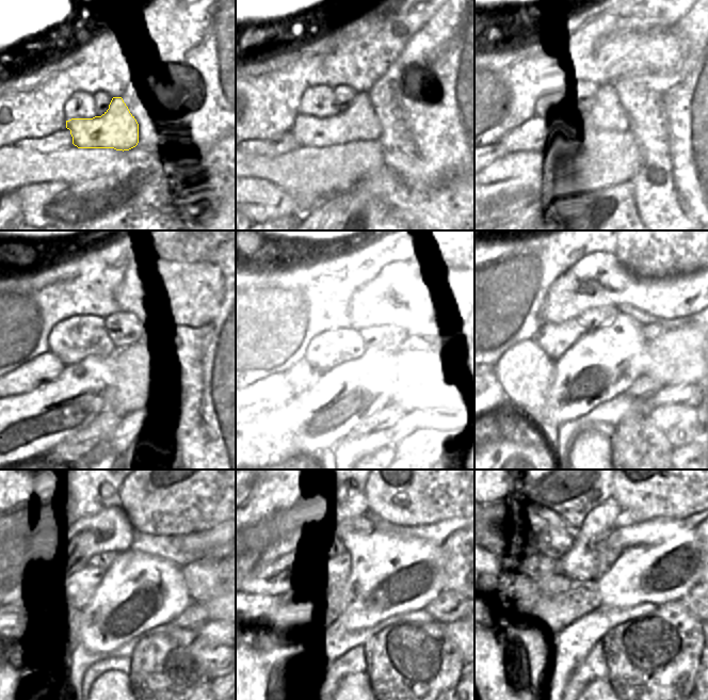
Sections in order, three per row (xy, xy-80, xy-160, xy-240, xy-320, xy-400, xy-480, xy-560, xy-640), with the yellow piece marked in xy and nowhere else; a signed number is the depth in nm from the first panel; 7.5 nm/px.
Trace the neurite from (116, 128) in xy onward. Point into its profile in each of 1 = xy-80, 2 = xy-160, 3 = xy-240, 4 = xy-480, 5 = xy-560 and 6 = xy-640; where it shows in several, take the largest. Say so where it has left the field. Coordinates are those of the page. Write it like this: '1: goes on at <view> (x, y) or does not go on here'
1: goes on at xy-80 (358, 121)
2: goes on at xy-160 (538, 132)
3: goes on at xy-240 (47, 367)
4: goes on at xy-480 (18, 632)
5: does not go on here
6: does not go on here

